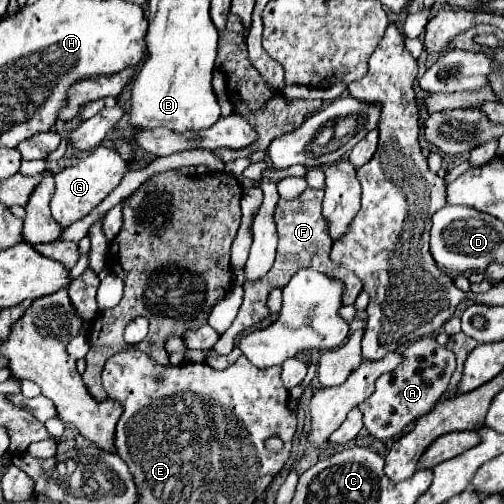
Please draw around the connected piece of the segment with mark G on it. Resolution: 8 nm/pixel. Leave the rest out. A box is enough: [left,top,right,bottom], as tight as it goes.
[49,146,129,228]

